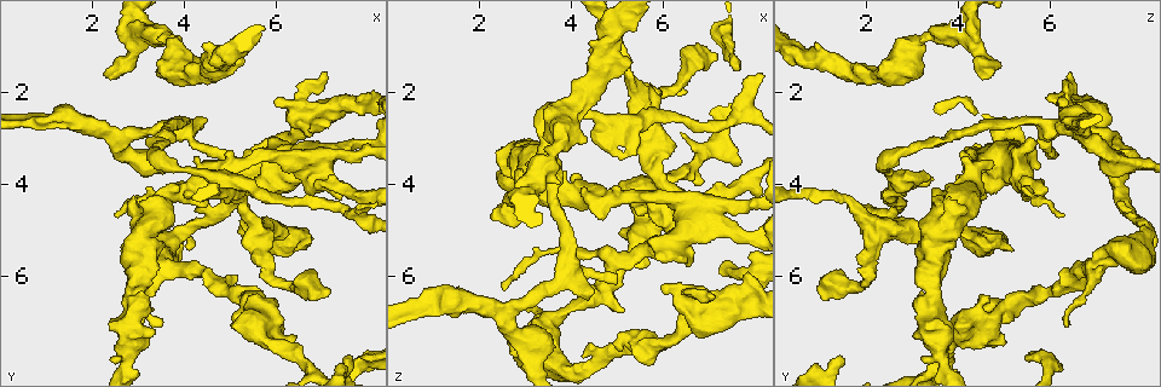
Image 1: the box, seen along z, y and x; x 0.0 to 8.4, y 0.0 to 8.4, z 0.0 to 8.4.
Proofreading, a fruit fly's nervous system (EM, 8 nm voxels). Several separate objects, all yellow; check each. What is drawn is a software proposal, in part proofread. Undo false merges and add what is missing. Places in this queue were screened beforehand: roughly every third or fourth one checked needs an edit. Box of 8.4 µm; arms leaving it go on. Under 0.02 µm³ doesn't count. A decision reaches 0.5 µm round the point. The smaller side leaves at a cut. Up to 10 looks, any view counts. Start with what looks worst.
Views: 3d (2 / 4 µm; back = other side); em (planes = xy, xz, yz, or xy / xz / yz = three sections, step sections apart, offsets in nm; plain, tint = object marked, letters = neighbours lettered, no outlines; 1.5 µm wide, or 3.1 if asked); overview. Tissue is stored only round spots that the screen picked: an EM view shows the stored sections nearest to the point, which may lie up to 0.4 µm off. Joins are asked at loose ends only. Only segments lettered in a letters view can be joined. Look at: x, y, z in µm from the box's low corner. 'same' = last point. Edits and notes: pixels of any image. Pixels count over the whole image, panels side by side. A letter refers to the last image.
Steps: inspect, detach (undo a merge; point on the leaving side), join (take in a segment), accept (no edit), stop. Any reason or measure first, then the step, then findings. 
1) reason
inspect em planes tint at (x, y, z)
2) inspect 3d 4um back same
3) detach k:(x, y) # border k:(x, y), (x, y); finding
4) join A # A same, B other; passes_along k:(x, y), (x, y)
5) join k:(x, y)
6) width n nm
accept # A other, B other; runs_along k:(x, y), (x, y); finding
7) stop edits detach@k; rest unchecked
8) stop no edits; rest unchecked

stops while still wide
inspect 3d 4um back at (2.35, 1.60, 4.70)

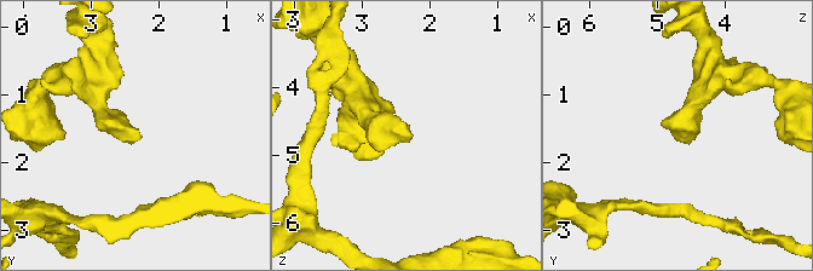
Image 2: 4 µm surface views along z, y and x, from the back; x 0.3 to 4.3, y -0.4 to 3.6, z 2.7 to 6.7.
inspect em xy step 8 letters at (2.25, 1.70, 4.70)

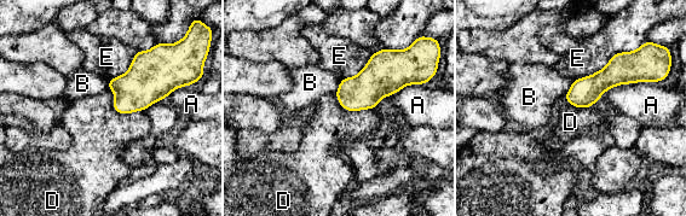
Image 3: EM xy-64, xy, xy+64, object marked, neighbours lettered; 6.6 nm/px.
longest_contact E 400 nm
accept # A other, B other, D other, E other; border 3:(108, 88), (117, 112), (143, 111); no lettered segment goes on from it

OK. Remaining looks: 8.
sharp bend
inspect em xz step 8 letters at (3.60, 3.60, 2.35)

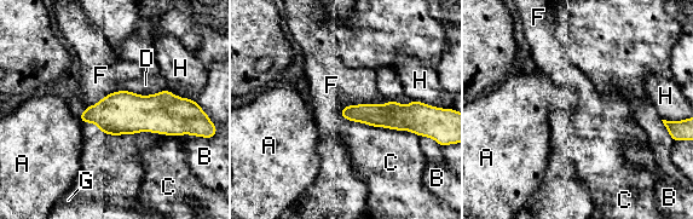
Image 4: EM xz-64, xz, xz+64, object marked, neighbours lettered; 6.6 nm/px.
accept # A other, B other, C other, D other, F other, G other, H other; runs_along 4:(344, 113), (416, 116); all the same neuron

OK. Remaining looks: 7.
branch stops here
inspect em yz step 8 tint at (7.10, 1.65, 6.50)

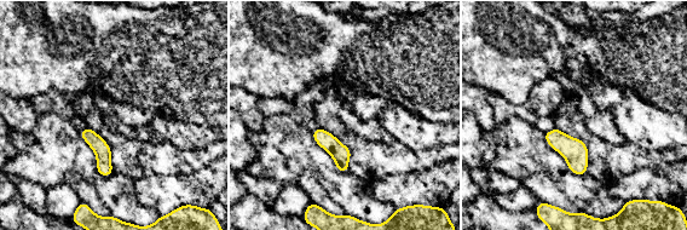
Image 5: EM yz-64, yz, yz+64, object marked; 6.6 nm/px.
inspect em planes letters same

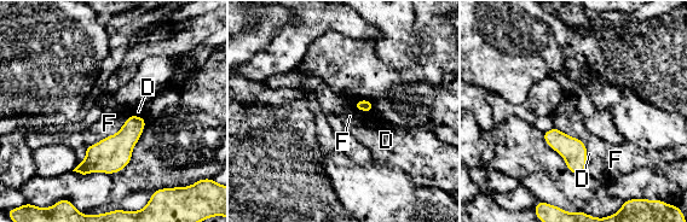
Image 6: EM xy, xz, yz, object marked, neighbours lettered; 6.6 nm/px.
accept # D other, F other; border 6:(131, 114), (144, 118); none of them fits

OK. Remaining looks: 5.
thin neck
inspect em planes tint at (3.60, 0.80, 3.45)

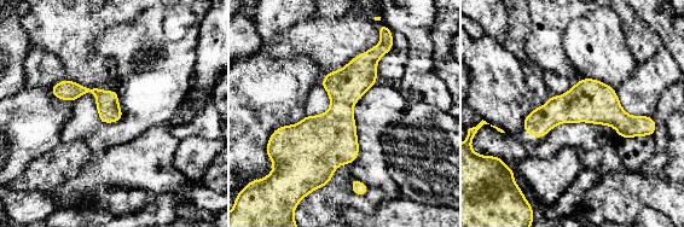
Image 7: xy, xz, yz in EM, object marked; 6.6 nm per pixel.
see the neighbours
inspect em planes letters same

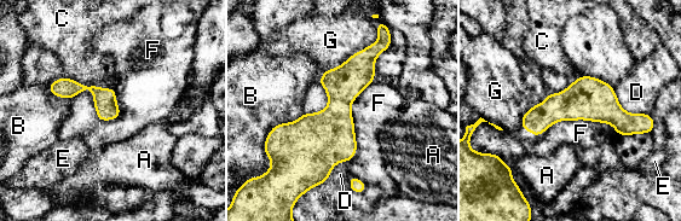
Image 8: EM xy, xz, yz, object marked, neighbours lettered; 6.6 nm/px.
accept # A other, B other, C other, D other, E other, F other, G other; one neuron here

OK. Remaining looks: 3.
stop no edits; rest unchecked

